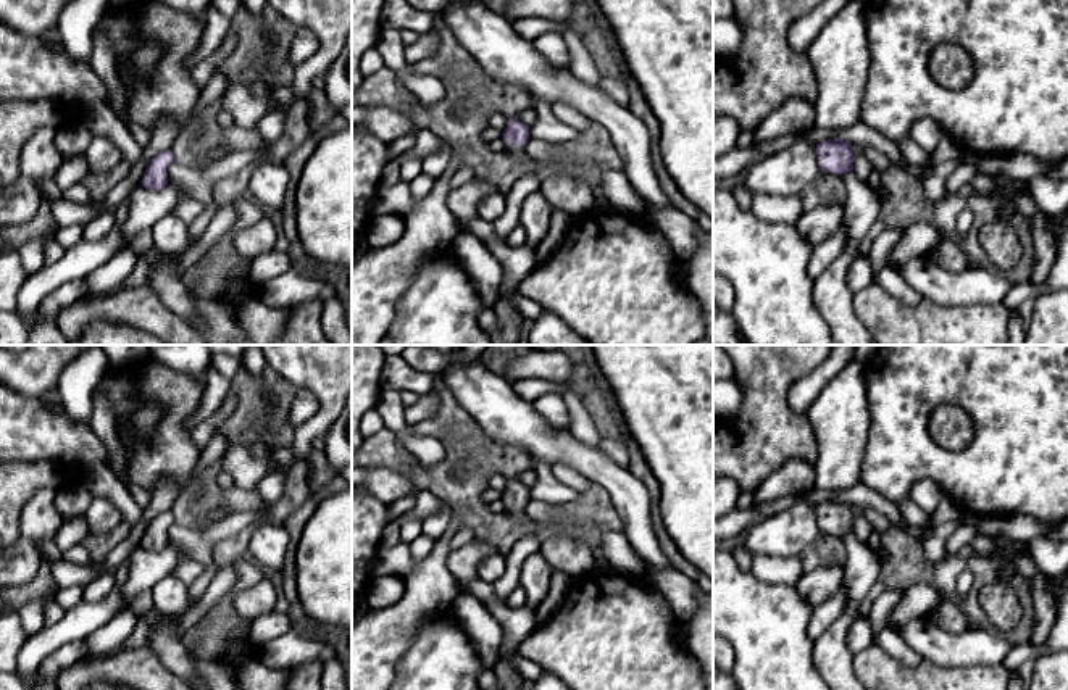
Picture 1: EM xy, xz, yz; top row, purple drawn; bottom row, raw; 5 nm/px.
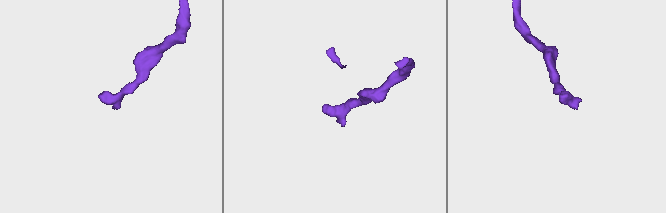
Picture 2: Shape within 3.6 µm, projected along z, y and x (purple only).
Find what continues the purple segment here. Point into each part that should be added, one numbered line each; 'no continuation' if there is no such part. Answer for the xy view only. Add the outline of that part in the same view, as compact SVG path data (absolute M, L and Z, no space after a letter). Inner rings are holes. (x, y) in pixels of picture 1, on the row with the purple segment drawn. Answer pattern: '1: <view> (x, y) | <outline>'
no continuation

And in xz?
1: xz (515, 152) | M507 143L503 153L505 153L508 158L511 158L513 161L519 163L521 166L524 166L524 168L532 166L523 145Z

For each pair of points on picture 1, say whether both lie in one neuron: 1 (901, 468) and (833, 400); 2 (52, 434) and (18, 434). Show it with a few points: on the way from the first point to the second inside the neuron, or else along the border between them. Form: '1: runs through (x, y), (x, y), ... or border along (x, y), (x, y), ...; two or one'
1: border along (867, 395), (868, 436), (860, 471); two
2: runs through (44, 434), (26, 434); one

